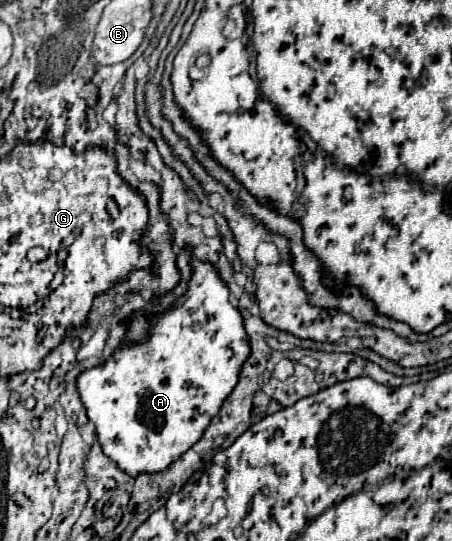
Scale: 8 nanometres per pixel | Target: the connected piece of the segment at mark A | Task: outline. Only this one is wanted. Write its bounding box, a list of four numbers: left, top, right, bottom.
[76,257,250,477]

